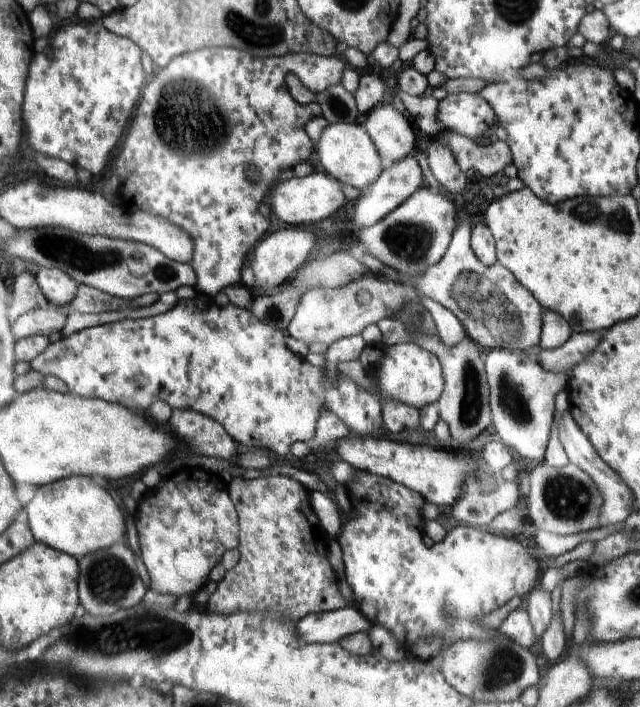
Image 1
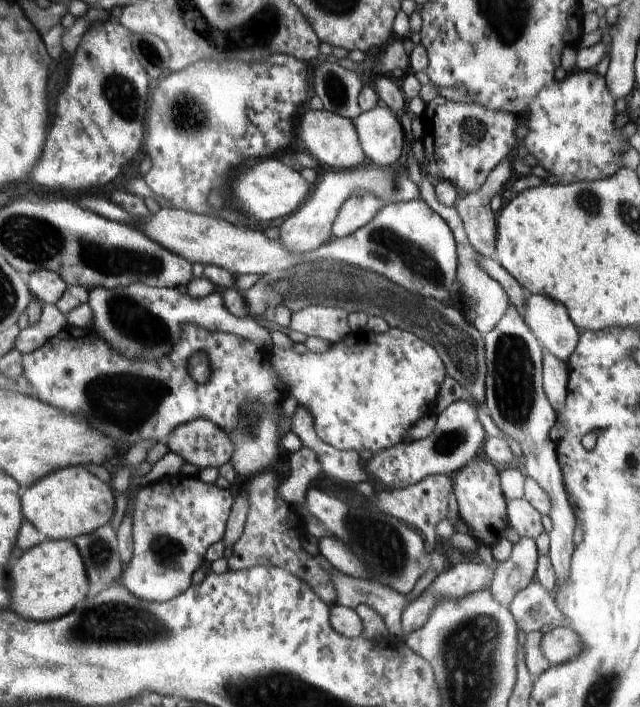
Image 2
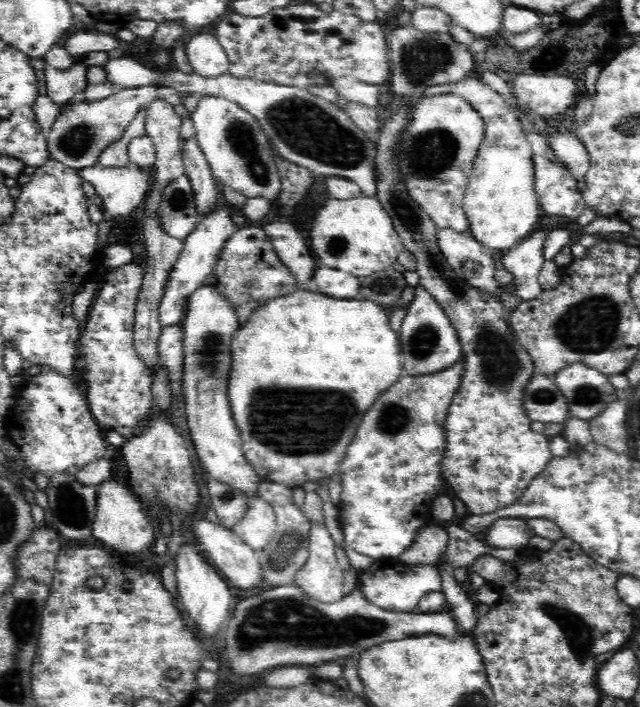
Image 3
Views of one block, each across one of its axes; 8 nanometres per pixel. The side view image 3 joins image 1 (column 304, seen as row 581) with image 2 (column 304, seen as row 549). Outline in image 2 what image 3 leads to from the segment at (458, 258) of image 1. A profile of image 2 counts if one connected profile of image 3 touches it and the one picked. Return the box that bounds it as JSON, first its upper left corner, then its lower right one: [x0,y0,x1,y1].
[291,305,350,343]

